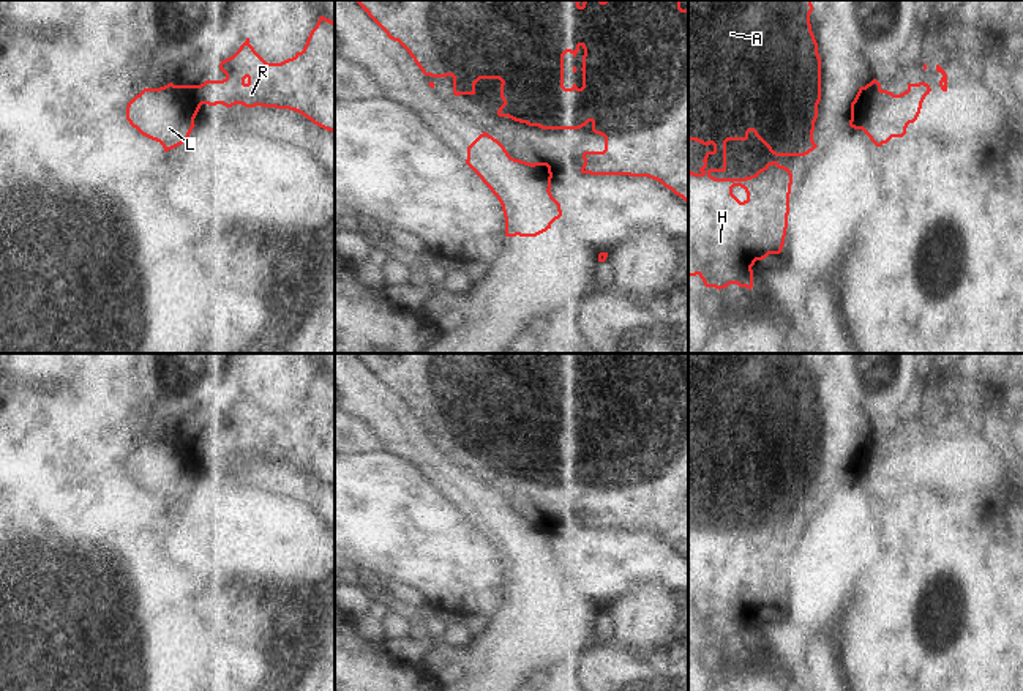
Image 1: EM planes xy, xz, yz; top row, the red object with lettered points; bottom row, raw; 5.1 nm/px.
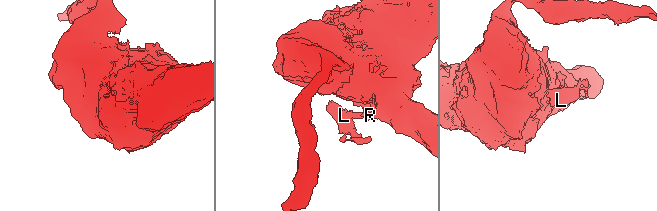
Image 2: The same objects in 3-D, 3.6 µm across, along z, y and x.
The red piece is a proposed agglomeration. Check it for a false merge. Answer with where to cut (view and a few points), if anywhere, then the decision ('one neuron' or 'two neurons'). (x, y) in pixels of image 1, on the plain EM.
yz (881, 444), (870, 455), (859, 481) | two neurons

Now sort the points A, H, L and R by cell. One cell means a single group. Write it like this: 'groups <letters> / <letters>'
groups A H R / L

